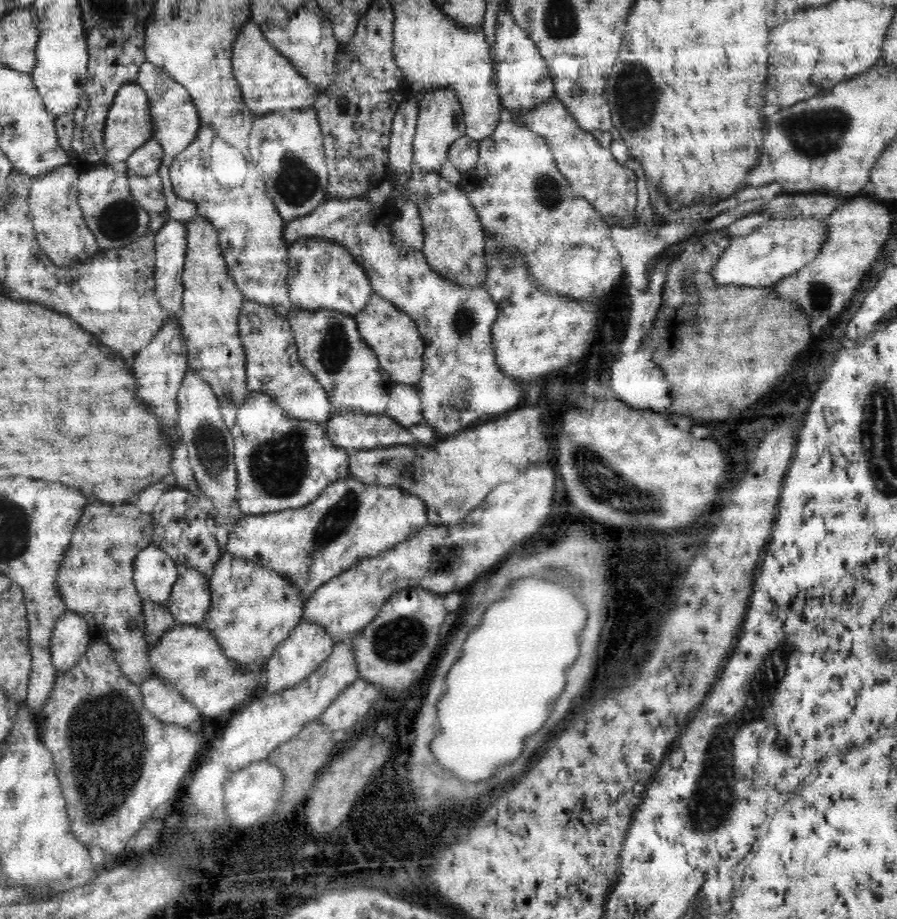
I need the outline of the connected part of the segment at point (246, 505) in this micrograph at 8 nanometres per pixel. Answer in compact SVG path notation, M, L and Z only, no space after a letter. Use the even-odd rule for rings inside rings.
M264 391L250 392L244 404L238 407L231 435L235 440L236 503L237 508L245 515L263 515L302 508L316 500L328 485L350 476L350 454L332 443L326 433L326 424L288 417L284 409L276 405L274 399Z

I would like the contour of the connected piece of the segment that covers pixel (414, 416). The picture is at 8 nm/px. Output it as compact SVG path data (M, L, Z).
M395 383L390 391L390 398L385 414L407 429L424 422L422 399L417 387L404 383Z

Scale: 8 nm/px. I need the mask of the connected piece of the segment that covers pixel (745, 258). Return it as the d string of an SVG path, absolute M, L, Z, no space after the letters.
M773 218L758 226L748 236L732 237L728 248L710 275L720 285L737 287L772 287L780 280L794 276L820 254L828 232L826 222L814 218Z

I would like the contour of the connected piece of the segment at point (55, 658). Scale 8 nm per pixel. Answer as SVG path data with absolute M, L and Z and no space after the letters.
M66 610L57 620L56 626L52 630L52 638L50 638L50 654L52 655L52 664L56 667L56 670L63 673L78 665L79 658L87 651L91 641L88 621L82 615Z

